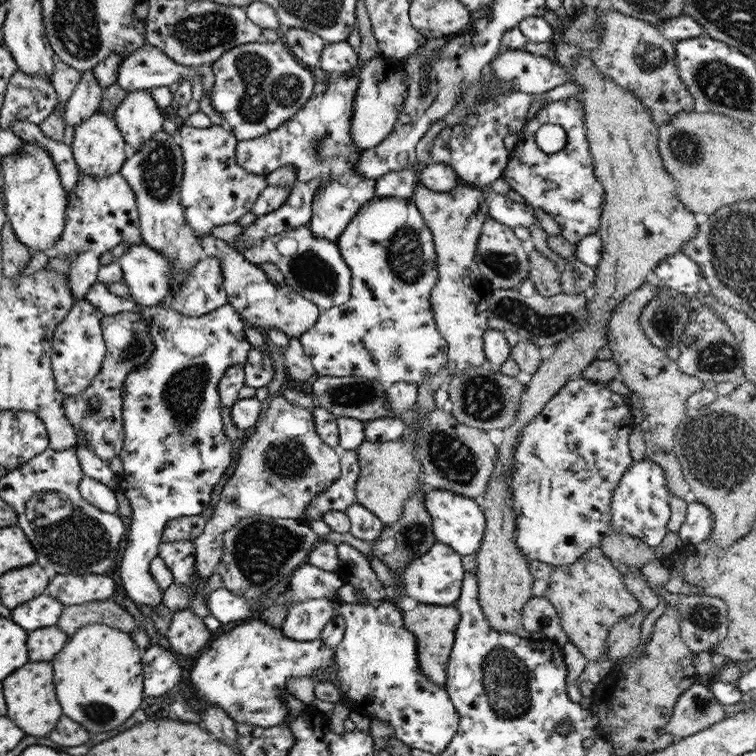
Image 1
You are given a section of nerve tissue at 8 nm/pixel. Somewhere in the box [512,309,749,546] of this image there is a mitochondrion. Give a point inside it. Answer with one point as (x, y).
(718, 357)

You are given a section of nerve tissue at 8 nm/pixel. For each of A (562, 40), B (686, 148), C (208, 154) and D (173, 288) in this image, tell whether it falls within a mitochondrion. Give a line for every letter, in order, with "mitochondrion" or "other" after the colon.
A: other
B: mitochondrion
C: other
D: other

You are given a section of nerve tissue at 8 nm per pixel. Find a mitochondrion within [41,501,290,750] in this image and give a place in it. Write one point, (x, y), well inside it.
(102, 714)

